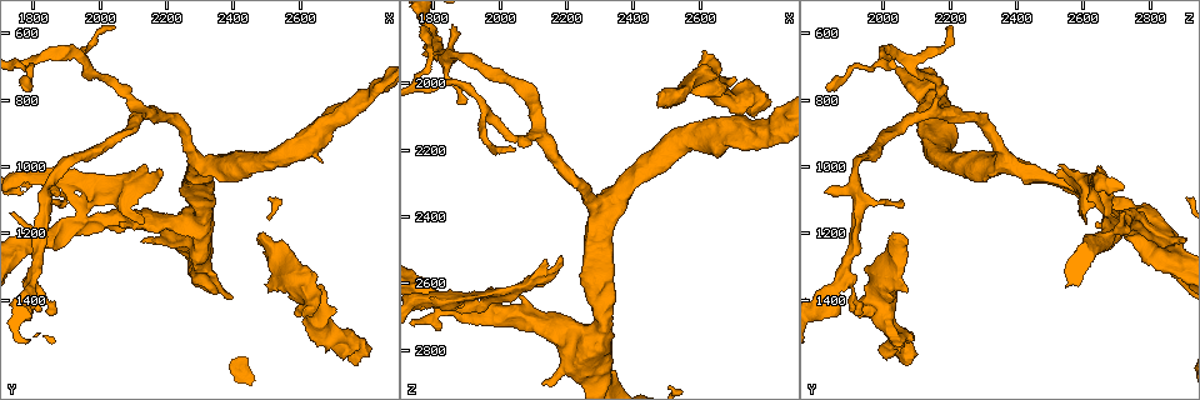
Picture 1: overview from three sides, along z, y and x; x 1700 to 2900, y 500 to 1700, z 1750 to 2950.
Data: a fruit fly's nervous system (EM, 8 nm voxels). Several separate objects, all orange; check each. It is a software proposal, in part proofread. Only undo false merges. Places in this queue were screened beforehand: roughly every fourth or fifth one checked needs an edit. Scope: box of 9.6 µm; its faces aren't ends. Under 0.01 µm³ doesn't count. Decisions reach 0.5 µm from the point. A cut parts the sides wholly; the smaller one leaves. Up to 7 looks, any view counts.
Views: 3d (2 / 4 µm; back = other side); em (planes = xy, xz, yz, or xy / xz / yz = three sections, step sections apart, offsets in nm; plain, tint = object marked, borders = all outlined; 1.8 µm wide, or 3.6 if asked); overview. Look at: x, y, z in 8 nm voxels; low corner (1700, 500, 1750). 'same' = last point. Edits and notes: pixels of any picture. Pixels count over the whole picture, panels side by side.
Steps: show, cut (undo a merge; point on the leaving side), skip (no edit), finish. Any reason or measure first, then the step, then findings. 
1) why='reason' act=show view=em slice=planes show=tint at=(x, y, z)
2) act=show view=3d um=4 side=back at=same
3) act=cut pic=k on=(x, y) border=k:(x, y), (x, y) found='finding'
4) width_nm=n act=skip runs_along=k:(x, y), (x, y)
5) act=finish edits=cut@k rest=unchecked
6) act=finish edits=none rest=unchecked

why='three-way junction' act=show view=em slice=xy step=8 show=tint at=(1790, 1380, 1830)

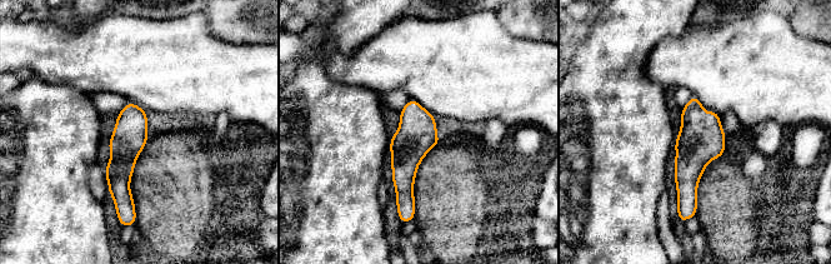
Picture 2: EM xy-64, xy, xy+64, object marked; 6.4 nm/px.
why='cut it another way' act=show view=em slice=planes show=borders at=same

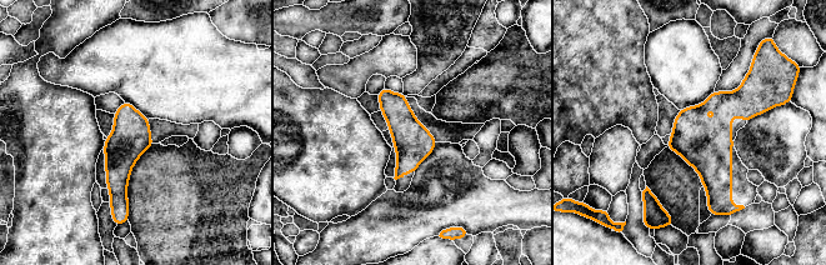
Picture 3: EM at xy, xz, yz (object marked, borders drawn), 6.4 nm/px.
act=skip found='all the same cell'

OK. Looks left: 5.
why='side arm on a straight run' act=show view=em slice=planes show=tint at=(1950, 710, 2080)

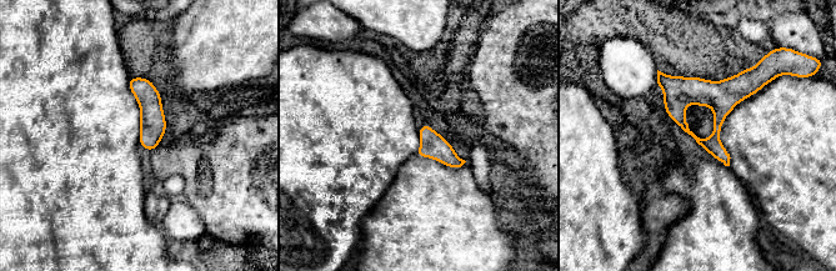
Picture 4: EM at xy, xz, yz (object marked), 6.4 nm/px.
act=skip runs_along=4:(741, 75), (717, 121), (726, 161) found='continuous, no second cell'

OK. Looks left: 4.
act=show view=em slice=planes show=borders at=(2640, 1440, 2000)

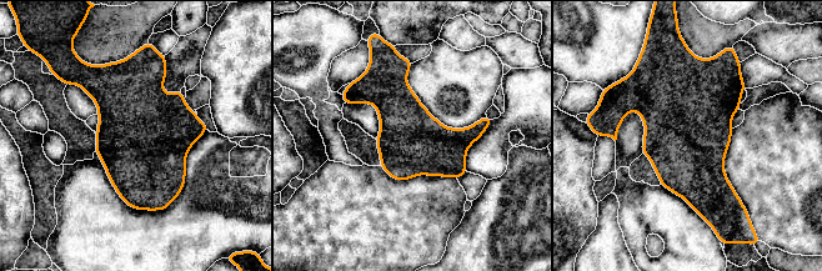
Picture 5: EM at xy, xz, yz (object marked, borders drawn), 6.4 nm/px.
act=skip found='one cell here'

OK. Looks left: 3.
act=finish edits=none rest=unchecked

